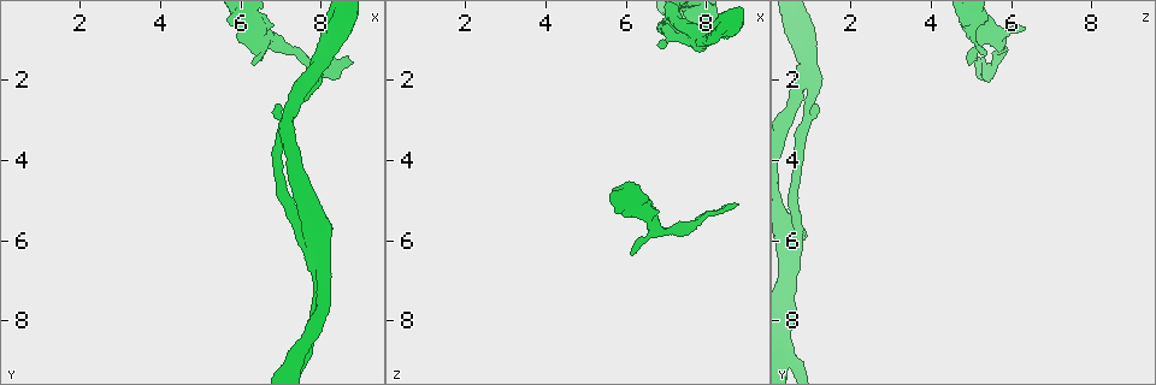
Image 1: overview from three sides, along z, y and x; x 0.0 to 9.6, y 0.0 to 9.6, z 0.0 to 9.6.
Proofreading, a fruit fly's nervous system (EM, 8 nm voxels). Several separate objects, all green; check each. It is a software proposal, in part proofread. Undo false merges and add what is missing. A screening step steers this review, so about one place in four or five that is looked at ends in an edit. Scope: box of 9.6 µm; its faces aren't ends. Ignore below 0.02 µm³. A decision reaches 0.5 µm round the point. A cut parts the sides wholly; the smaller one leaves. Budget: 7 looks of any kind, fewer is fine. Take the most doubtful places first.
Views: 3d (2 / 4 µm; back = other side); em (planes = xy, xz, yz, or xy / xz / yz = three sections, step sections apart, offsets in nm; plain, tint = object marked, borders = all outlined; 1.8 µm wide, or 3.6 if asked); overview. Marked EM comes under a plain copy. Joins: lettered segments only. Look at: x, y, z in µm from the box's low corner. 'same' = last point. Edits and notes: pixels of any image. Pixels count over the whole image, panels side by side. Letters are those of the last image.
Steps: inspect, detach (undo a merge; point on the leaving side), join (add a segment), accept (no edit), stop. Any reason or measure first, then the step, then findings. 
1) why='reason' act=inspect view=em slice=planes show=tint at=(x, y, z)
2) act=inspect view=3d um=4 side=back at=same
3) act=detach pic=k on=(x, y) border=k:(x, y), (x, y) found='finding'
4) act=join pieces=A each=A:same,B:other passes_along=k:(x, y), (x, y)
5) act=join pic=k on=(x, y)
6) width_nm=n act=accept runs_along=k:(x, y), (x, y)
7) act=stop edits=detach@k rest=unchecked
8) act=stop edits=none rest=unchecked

why='sudden change in width' act=inspect view=3d um=4 at=(7.65, 5.70, 0.65)

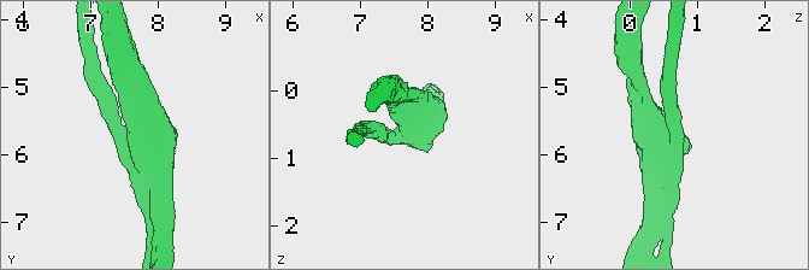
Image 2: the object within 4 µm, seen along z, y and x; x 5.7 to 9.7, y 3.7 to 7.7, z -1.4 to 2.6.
why='need the tissue' act=inspect view=em um=3.6 slice=xy step=4 show=borders at=(7.60, 5.70, 0.65)

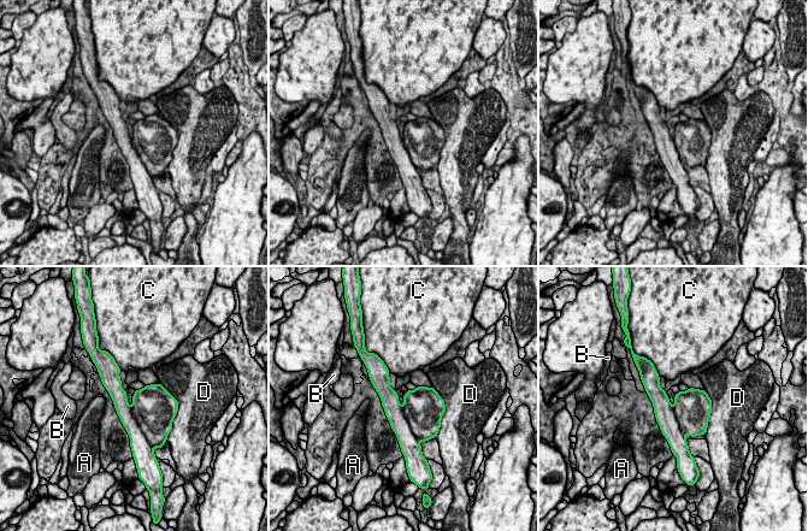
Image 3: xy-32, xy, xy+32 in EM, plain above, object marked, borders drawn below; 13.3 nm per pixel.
width_nm=400 act=accept each=A:other,B:other,C:other,D:other border=3:(653, 365), (659, 377) found='continuous, no second neuron'

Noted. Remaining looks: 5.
why='thin end' act=inspect view=3d um=2 at=(8.00, 2.00, 5.40)

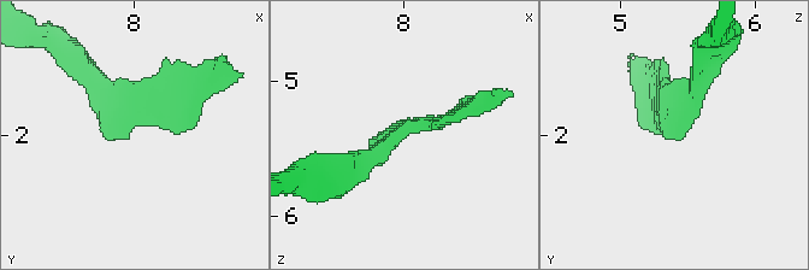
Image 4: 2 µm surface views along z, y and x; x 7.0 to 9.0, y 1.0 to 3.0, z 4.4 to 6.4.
act=inspect view=em slice=planes show=tint at=(7.94, 2.06, 5.36)

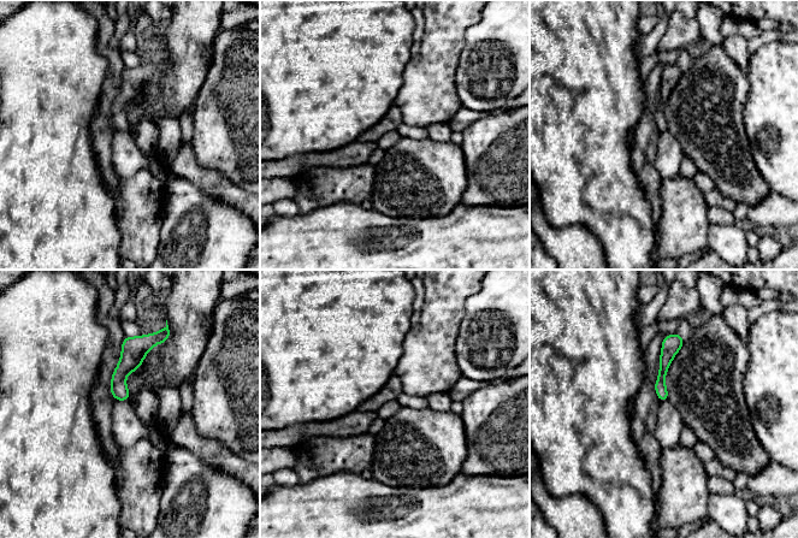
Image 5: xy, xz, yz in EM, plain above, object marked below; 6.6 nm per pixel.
why='what lies round it' act=inspect view=em slice=planes show=borders at=same

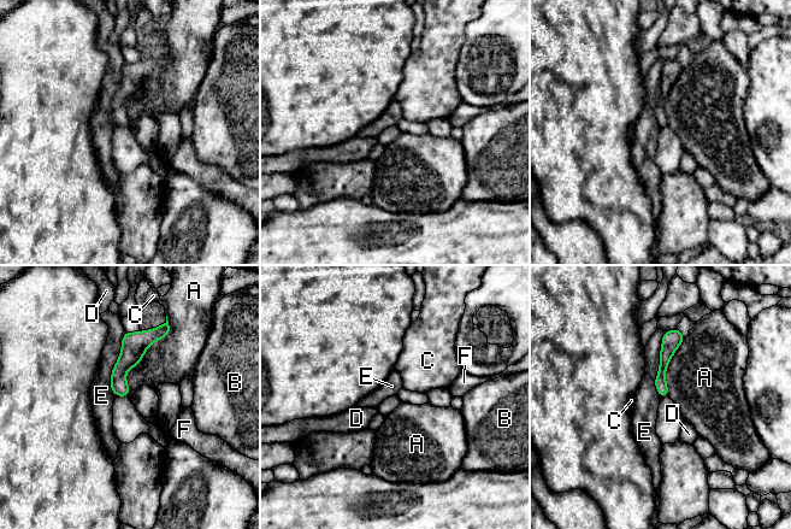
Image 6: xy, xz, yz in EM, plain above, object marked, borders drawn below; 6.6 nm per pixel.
act=accept each=A:other,B:other,C:other,D:other,E:other,F:other runs_along=6:(151, 333), (120, 368), (118, 392) found='none of them fits'

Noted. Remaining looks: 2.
why='abrupt turn' act=inspect view=3d um=2 at=(7.25, 2.60, 0.60)

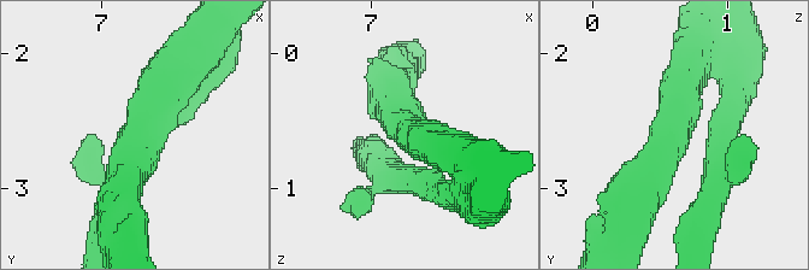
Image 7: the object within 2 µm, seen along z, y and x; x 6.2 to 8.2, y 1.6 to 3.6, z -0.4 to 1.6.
act=inspect view=em slice=yz step=4 show=borders at=(7.32, 2.60, 0.60)

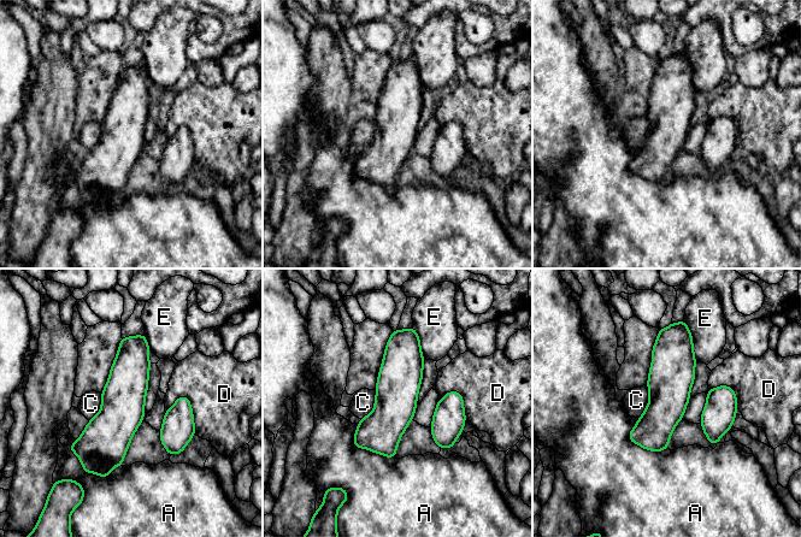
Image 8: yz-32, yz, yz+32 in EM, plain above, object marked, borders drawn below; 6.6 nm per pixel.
act=accept each=A:other,C:other,D:other,E:other runs_along=8:(141, 337), (102, 471) found='continuous, no second neuron'

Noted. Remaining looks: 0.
act=stop edits=none rest=unchecked

